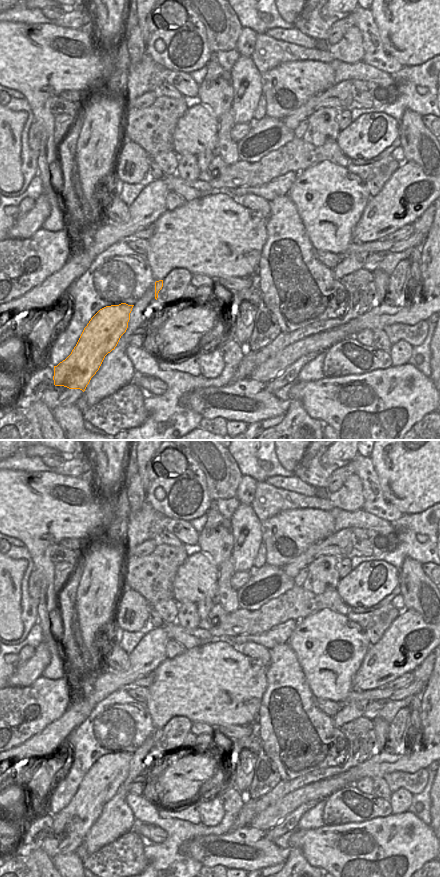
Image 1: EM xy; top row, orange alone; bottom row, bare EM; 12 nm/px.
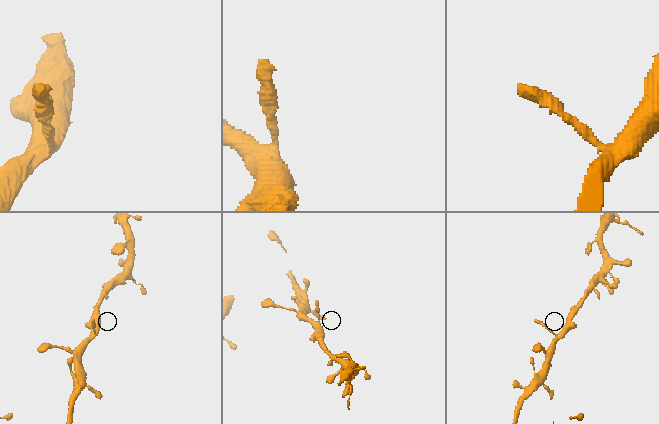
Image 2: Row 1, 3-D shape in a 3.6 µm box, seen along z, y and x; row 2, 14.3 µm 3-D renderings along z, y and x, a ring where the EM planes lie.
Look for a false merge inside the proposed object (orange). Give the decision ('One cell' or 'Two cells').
One cell

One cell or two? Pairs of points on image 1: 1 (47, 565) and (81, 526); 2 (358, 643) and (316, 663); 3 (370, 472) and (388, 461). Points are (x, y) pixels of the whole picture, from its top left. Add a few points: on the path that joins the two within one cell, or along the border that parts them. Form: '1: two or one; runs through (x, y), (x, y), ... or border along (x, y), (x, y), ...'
1: one; runs through (39, 546), (40, 528), (49, 519), (62, 519)
2: one; runs through (353, 656), (342, 663), (329, 663)
3: two; border along (370, 458), (377, 474), (379, 485), (383, 491)

